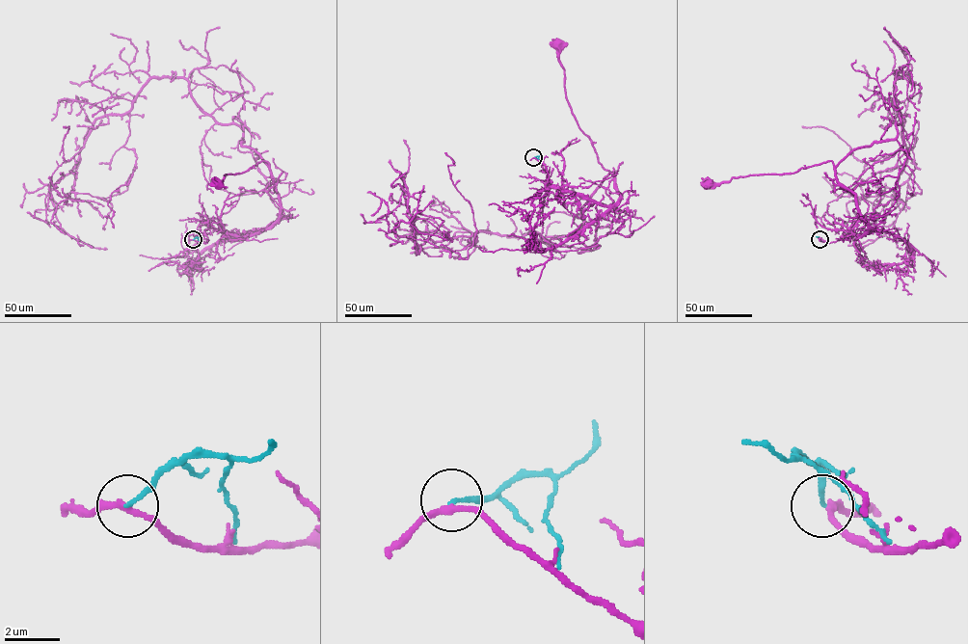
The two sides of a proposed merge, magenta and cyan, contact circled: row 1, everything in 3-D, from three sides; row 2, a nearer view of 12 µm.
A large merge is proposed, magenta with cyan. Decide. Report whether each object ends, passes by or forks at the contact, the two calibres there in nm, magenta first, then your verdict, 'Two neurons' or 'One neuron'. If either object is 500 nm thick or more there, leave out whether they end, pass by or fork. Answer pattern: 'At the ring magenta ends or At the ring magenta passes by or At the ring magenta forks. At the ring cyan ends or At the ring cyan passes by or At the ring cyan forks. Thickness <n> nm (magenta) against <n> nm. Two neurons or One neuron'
At the ring magenta passes by. At the ring cyan ends. Thickness 220 nm (magenta) against 140 nm. Two neurons

